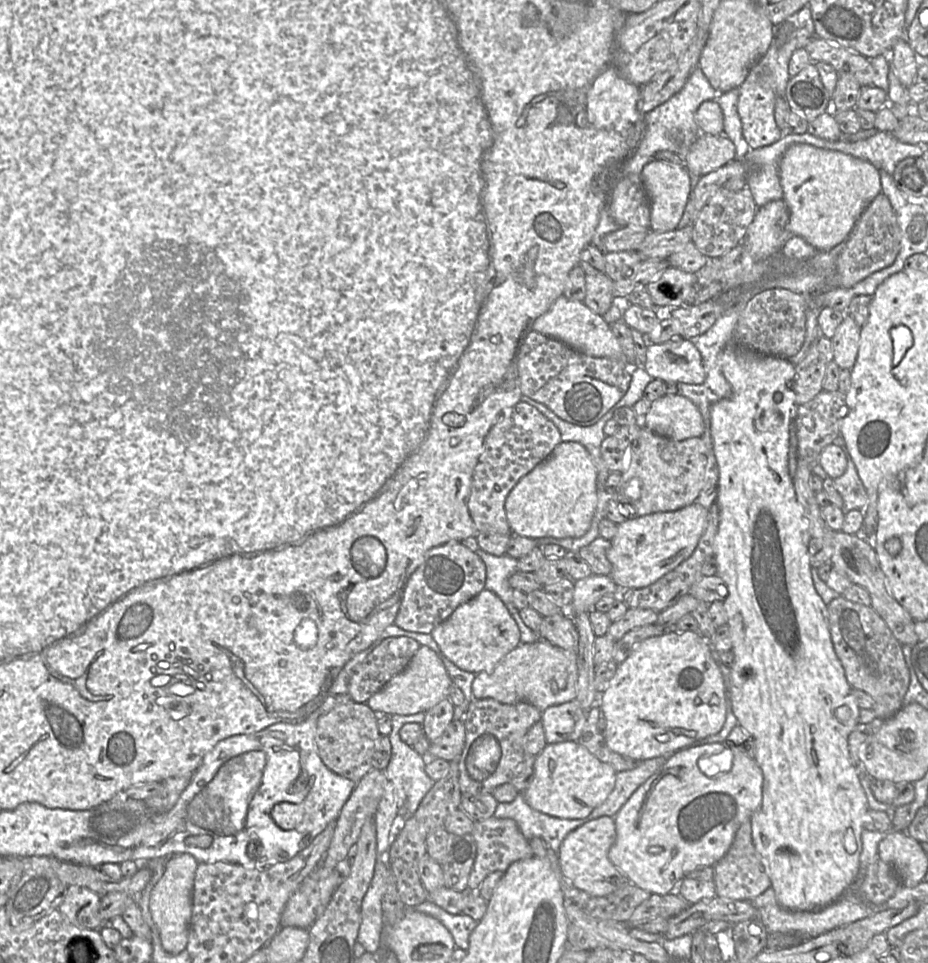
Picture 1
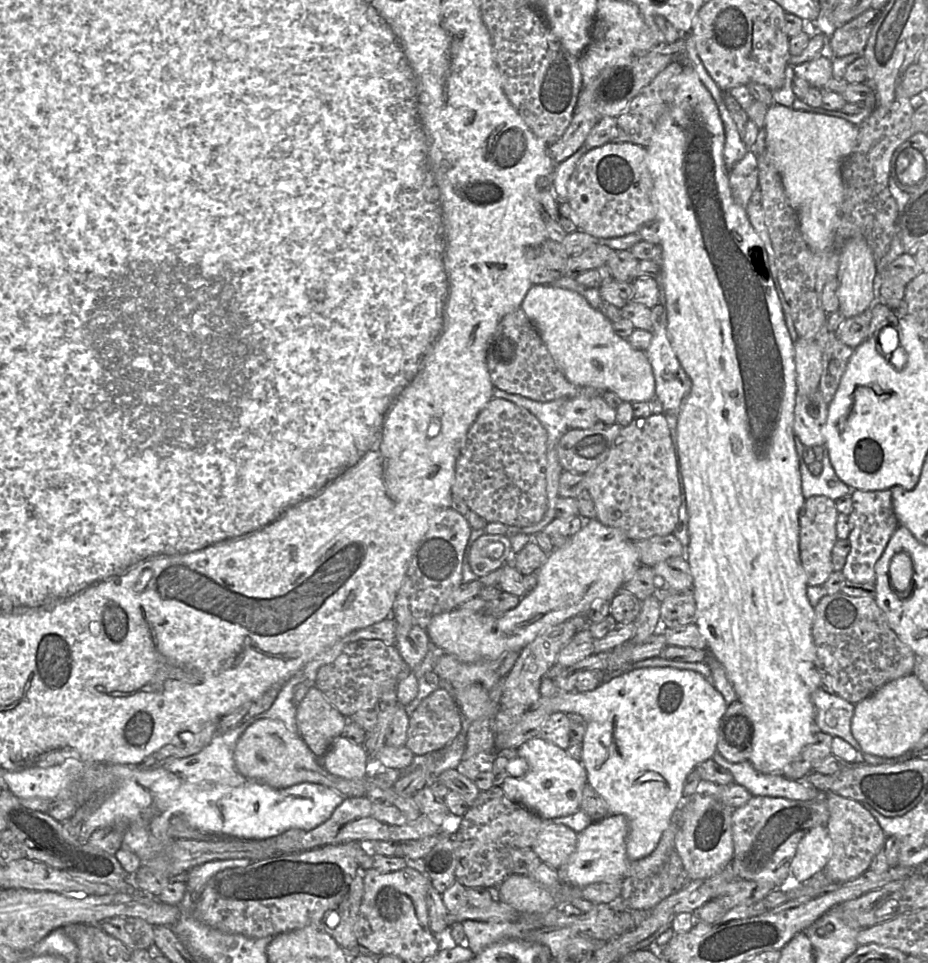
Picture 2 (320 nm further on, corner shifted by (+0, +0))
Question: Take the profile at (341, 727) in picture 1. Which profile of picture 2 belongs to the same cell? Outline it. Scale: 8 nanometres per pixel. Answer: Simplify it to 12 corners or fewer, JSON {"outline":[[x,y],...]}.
{"outline":[[317,686],[296,711],[298,734],[318,759],[348,721]]}

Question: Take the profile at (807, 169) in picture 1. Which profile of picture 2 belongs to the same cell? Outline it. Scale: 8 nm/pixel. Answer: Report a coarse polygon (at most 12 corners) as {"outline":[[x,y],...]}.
{"outline":[[774,103],[766,152],[813,252],[834,240],[858,126]]}

